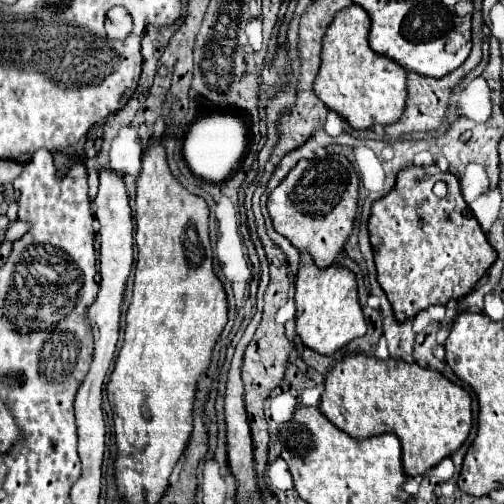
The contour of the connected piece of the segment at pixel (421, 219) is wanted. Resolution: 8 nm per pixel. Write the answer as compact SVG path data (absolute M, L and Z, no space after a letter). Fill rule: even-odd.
M437 165L407 167L407 169L399 171L395 189L391 189L391 193L383 195L381 199L373 201L373 205L371 205L369 243L373 247L377 281L379 281L381 289L385 291L397 321L413 319L419 311L423 311L431 305L447 305L449 299L455 299L455 301L463 299L497 259L495 249L489 245L485 233L481 231L473 213L467 209L467 203L463 201L459 179L449 171L443 173ZM435 181L447 183L445 197L433 195L431 189L433 189Z

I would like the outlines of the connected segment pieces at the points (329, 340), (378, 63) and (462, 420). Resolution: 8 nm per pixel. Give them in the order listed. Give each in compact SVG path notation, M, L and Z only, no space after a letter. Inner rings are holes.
M301 253L299 271L295 275L295 331L301 337L303 345L321 353L331 355L349 341L363 337L367 331L367 323L357 299L357 281L355 275L345 269L331 265L327 269L319 269L309 253Z
M359 5L335 13L321 43L321 65L313 83L317 97L333 111L337 111L353 129L369 129L373 125L395 123L407 101L405 69L369 49L369 15Z
M367 353L345 357L325 377L319 411L355 439L393 433L403 447L403 471L417 477L433 469L443 457L457 451L471 431L469 393L445 379L439 371L401 359L375 359Z

